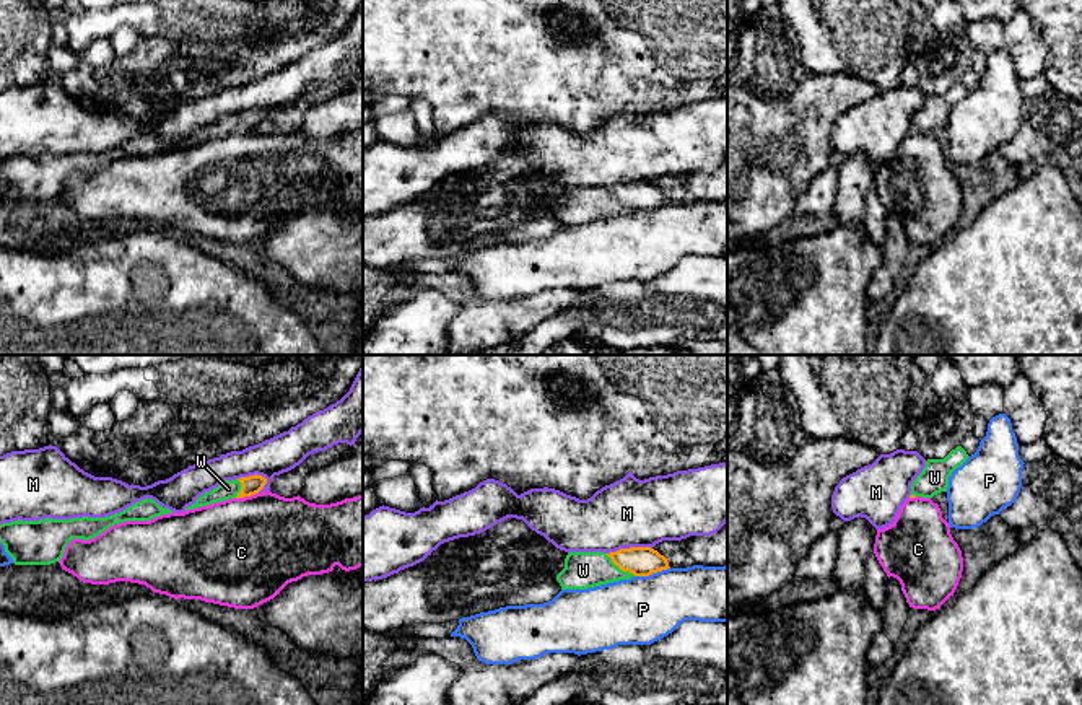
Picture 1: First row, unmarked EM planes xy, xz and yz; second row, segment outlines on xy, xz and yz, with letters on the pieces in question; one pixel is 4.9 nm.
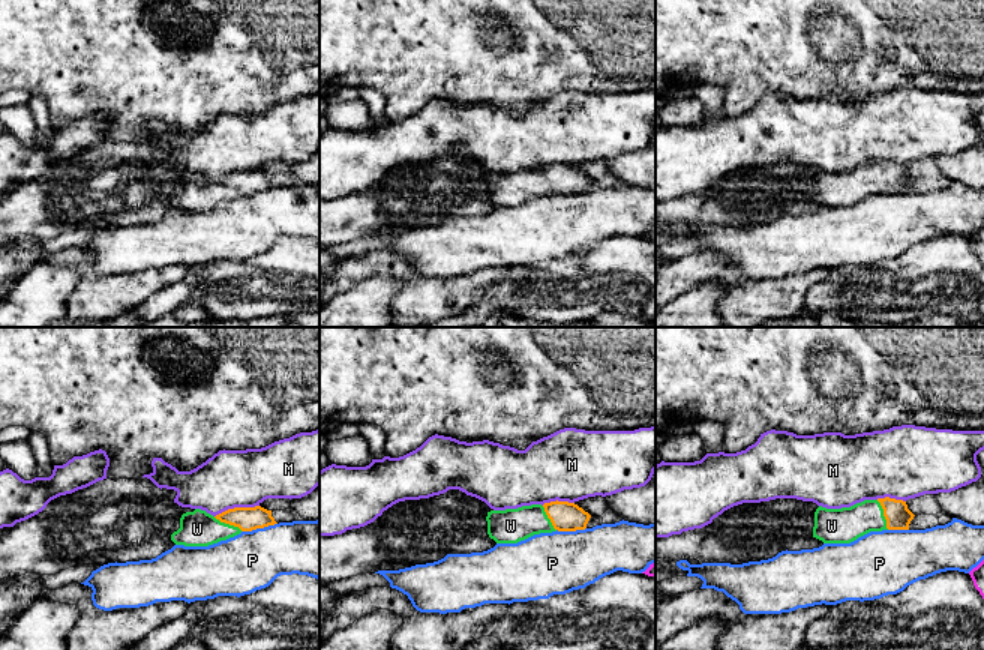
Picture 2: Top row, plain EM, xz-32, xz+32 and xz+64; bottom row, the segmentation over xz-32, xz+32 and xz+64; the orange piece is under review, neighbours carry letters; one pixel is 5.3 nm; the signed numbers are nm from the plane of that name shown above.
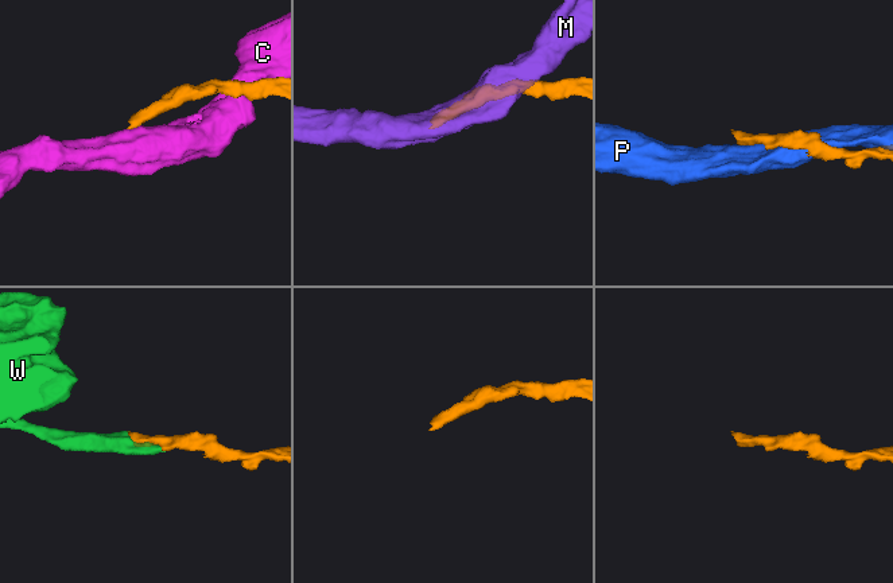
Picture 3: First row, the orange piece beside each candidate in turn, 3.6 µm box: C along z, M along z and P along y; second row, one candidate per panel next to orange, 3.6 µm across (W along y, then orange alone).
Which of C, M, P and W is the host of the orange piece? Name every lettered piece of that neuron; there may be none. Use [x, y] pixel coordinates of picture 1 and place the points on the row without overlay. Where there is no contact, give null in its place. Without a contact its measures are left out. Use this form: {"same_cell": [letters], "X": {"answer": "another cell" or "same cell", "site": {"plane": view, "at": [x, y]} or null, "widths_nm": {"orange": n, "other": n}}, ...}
{"same_cell": ["W"], "C": {"answer": "another cell", "site": {"plane": "xy", "at": [246, 131]}, "widths_nm": {"orange": 90, "other": 480}}, "M": {"answer": "another cell", "site": {"plane": "xz", "at": [630, 183]}, "widths_nm": {"orange": 140, "other": 340}}, "P": {"answer": "another cell", "site": {"plane": "xz", "at": [651, 209]}, "widths_nm": {"orange": 140, "other": 340}}, "W": {"answer": "same cell", "site": {"plane": "xz", "at": [620, 204]}, "widths_nm": {"orange": 140, "other": 180}}}

